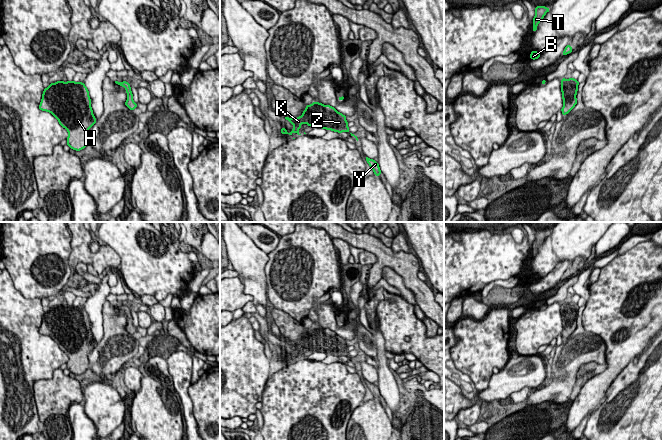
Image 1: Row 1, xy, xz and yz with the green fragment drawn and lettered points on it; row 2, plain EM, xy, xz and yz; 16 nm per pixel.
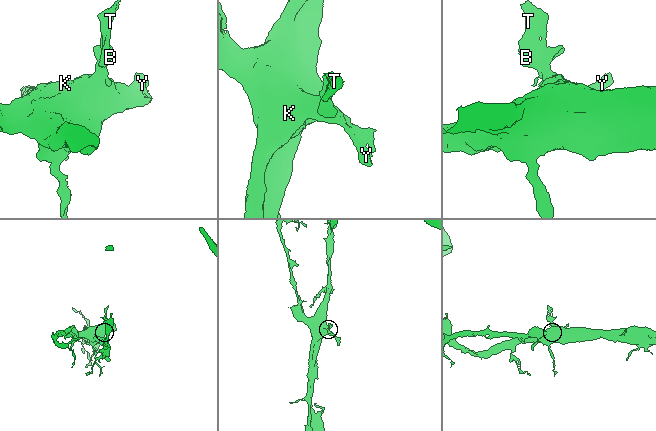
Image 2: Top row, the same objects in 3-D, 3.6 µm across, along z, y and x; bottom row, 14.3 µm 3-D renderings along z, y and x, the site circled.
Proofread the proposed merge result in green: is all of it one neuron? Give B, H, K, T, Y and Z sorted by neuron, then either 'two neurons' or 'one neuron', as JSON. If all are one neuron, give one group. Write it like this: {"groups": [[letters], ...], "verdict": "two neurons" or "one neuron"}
{"groups": [["B", "H", "K", "T", "Y", "Z"]], "verdict": "one neuron"}

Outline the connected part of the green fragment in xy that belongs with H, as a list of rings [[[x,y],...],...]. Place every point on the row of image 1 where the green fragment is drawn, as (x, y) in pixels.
[[[57,81],[45,88],[39,105],[42,111],[50,112],[68,132],[67,145],[76,151],[84,149],[89,143],[89,129],[96,123],[91,107],[89,91],[84,83]]]

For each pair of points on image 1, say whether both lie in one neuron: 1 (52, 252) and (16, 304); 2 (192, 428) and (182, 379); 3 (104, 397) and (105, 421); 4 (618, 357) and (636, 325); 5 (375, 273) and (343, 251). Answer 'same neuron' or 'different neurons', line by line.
1: different neurons
2: same neuron
3: same neuron
4: same neuron
5: different neurons

